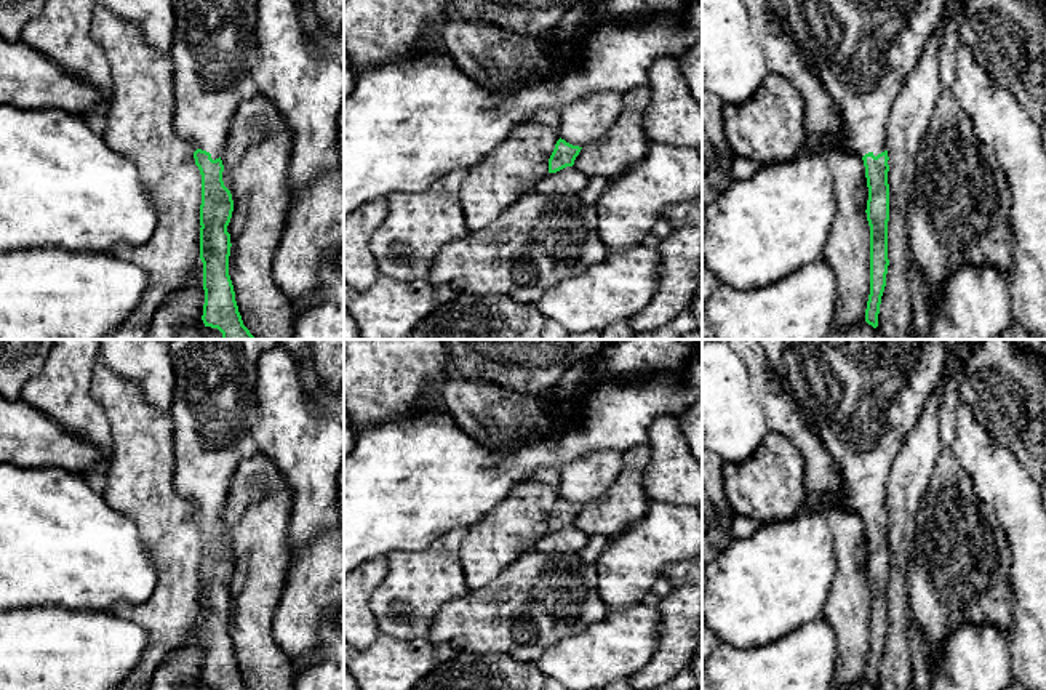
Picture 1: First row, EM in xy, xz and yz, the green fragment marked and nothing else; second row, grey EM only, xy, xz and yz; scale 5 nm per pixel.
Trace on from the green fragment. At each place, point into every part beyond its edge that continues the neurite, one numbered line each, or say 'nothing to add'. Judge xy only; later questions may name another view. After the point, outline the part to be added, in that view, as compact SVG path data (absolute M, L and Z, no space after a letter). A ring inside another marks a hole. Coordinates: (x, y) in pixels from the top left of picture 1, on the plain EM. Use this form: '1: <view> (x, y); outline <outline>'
1: xy (215, 410); outline M170 339L176 376L174 419L176 471L174 488L195 509L219 517L235 467L256 456L259 447L253 429L259 419L256 403L256 363L246 359L237 339Z

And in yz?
1: yz (867, 394); outline M784 339L784 344L785 381L800 403L816 415L817 435L841 477L840 488L824 491L822 501L859 515L868 511L876 515L888 509L888 480L896 456L945 368L944 339Z

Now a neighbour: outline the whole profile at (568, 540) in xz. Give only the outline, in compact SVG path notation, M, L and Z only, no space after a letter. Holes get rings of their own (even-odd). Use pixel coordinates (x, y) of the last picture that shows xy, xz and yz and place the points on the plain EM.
M566 525L557 532L549 532L536 544L537 552L576 554L587 544L589 535L576 525Z

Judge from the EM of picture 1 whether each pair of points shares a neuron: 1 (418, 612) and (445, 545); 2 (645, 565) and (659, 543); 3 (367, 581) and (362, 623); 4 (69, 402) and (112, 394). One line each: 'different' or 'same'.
1: same
2: same
3: same
4: different

